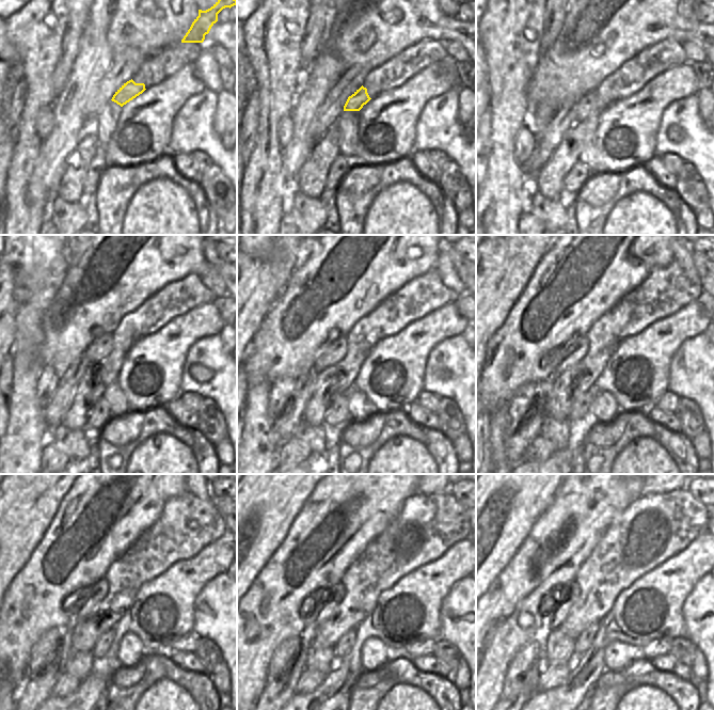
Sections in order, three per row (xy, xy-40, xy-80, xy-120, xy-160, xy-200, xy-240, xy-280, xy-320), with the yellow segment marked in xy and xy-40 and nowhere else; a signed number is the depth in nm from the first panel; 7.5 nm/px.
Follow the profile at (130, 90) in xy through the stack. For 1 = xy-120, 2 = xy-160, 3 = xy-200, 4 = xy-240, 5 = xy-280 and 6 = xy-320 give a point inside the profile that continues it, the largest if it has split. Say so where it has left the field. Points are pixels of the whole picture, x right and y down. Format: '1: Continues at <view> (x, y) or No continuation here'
1: Continues at xy-120 (100, 348)
2: Continues at xy-160 (336, 350)
3: Continues at xy-200 (566, 357)
4: Continues at xy-240 (89, 597)
5: Continues at xy-280 (328, 598)
6: Continues at xy-320 (557, 603)

